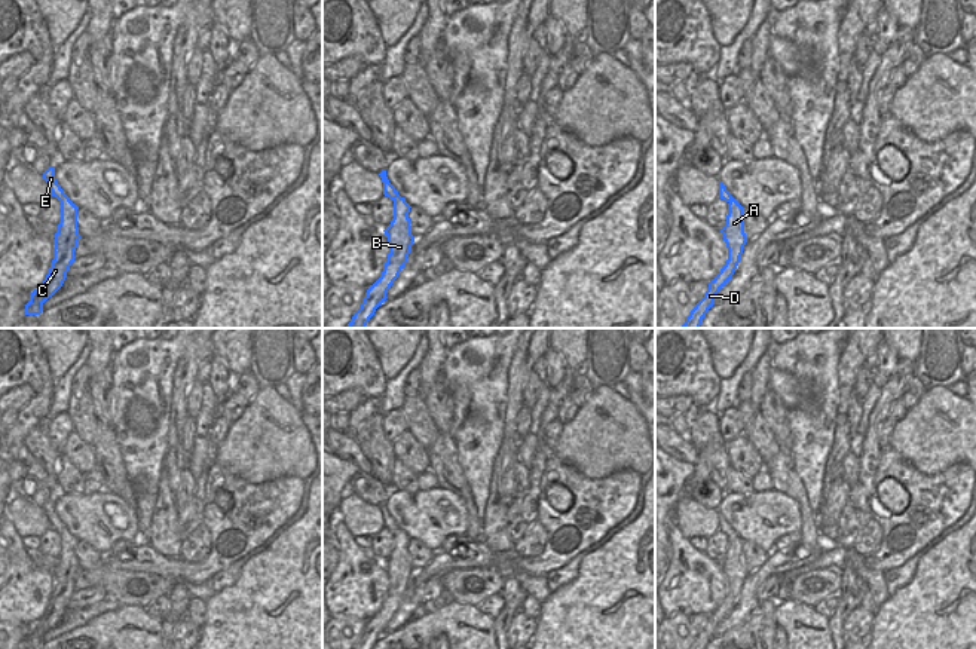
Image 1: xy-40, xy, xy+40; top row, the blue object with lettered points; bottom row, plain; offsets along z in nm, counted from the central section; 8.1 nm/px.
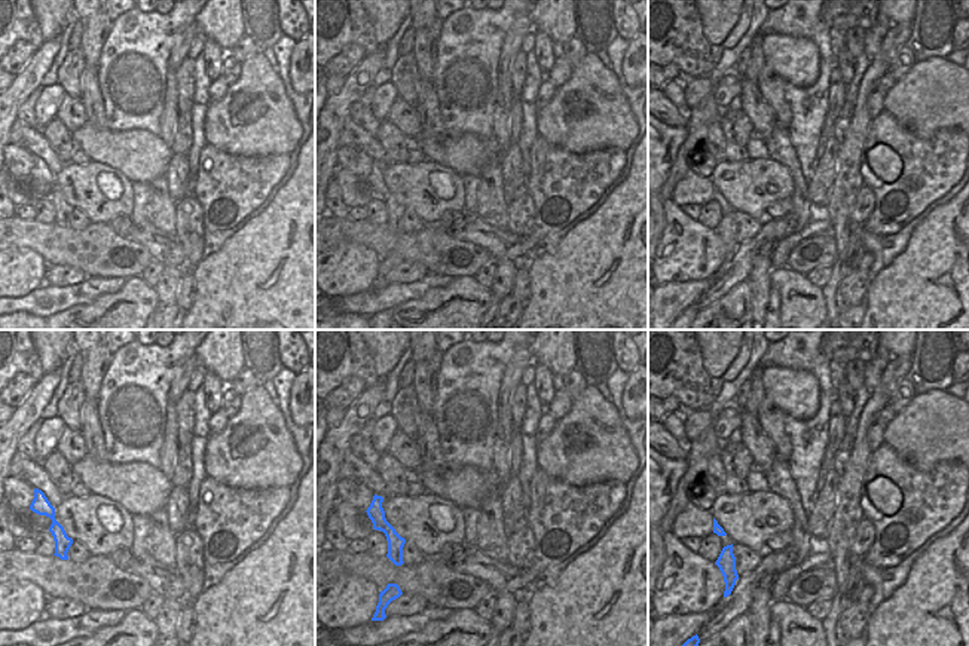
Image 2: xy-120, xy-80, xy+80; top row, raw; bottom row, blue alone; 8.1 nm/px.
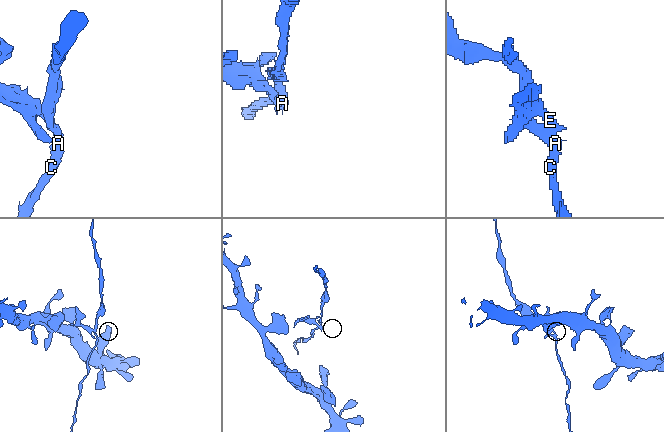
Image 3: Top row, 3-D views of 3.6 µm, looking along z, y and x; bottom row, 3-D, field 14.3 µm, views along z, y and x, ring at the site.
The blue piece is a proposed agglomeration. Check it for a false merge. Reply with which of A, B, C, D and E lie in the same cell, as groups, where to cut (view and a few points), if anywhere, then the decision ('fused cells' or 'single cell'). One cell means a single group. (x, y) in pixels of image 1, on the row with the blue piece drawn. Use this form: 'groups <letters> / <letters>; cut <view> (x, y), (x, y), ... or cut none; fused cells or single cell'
groups A B C D / E; cut xy-40 (66, 195), (60, 201); fused cells

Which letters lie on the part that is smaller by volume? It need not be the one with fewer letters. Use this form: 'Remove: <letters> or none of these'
Remove: E.

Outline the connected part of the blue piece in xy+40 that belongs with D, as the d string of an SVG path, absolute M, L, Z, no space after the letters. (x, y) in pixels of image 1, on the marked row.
M735 202L734 205L728 203L726 223L720 229L722 238L728 248L728 260L720 272L709 282L709 288L704 297L691 310L682 328L700 328L703 318L715 304L716 294L720 291L722 287L726 285L726 282L734 275L740 263L743 248L747 242L744 233L743 209L744 208L738 202Z

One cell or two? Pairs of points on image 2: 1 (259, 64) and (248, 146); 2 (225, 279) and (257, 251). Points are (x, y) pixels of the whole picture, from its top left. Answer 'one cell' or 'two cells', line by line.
1: one cell
2: one cell

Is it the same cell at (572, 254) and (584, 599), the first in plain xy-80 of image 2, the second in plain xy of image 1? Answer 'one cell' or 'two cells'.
one cell

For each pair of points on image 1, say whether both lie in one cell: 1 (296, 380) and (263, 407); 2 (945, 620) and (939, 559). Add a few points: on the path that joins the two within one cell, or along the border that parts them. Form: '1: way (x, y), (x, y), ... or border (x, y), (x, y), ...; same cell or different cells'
1: border (274, 388), (296, 409), (302, 421); different cells
2: way (938, 608), (939, 575); same cell

